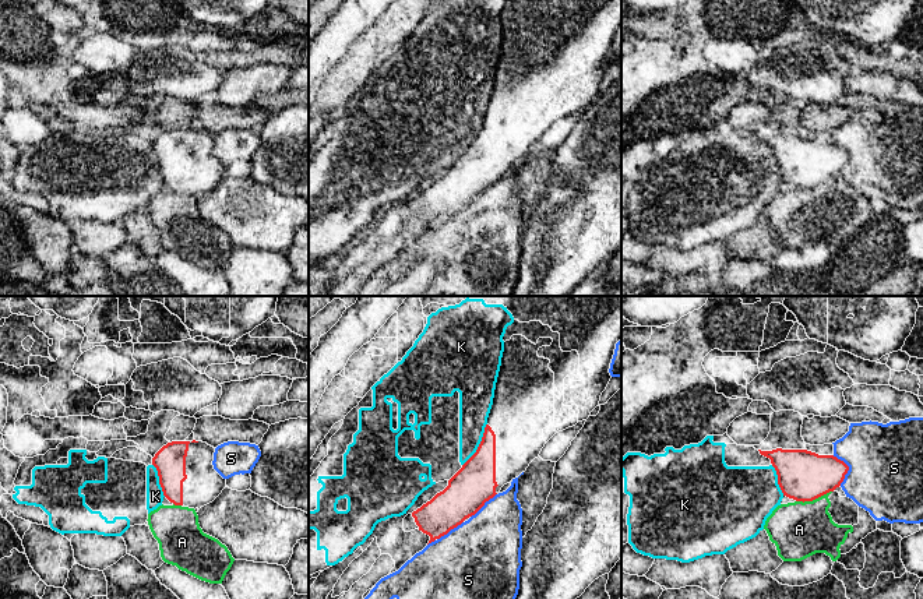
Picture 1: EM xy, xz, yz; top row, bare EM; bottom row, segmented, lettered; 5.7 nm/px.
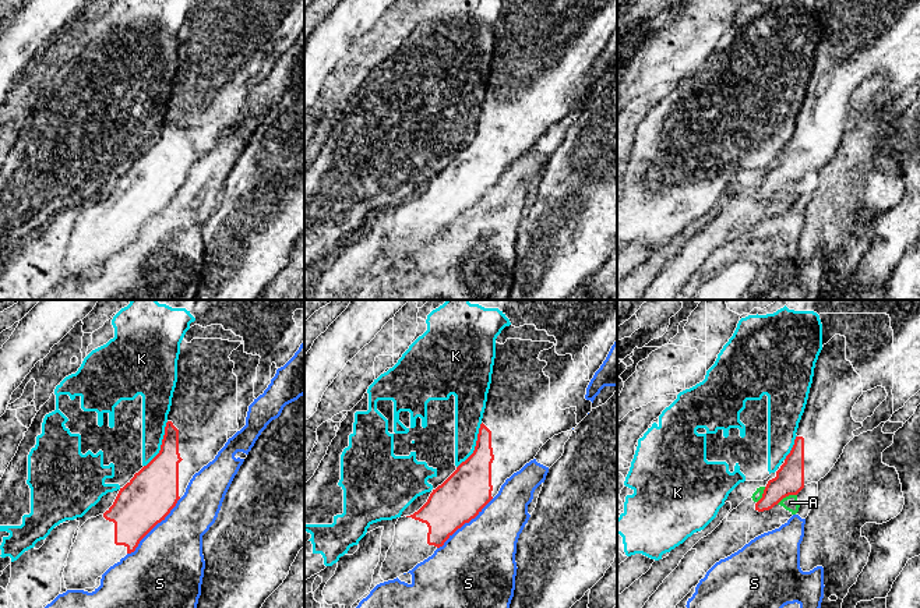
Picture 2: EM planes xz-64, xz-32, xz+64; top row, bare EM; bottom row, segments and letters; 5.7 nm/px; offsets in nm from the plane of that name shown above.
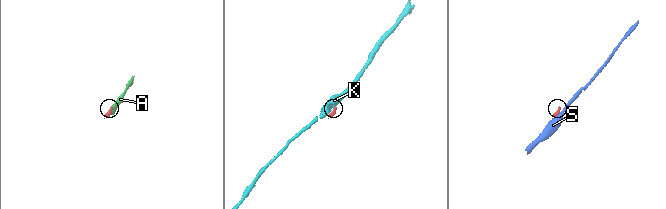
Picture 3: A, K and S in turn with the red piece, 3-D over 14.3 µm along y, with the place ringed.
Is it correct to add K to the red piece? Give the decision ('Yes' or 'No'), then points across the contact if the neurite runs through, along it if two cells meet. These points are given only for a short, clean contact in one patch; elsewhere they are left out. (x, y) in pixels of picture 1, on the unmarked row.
No. Boundary: xz (486, 111), (476, 138), (462, 152)

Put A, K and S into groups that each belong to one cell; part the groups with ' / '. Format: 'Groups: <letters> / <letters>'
Groups: A / K / S

